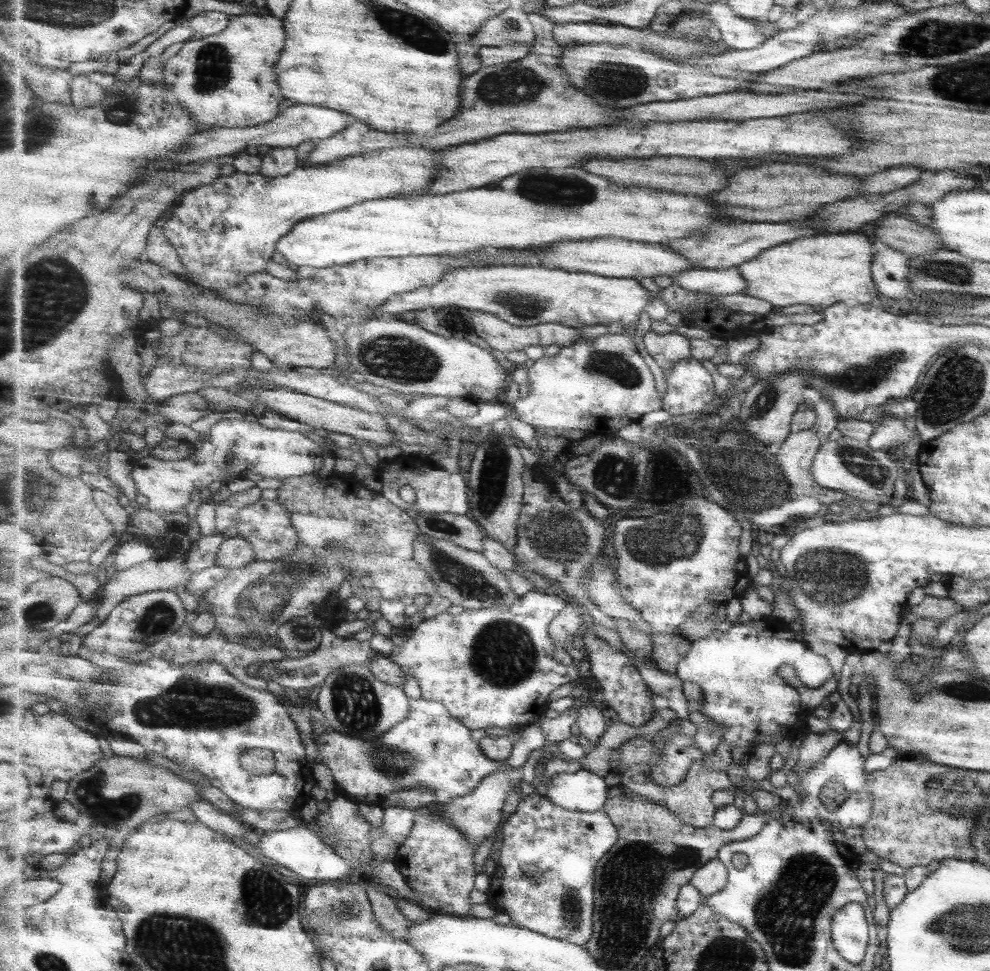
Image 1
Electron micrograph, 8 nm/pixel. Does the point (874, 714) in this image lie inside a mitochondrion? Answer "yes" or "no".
no

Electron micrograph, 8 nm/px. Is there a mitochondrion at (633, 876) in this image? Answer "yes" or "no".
yes

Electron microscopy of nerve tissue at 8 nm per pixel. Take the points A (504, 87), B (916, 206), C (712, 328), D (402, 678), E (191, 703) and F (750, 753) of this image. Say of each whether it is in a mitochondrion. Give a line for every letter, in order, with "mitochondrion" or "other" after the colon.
A: mitochondrion
B: other
C: other
D: other
E: mitochondrion
F: other

